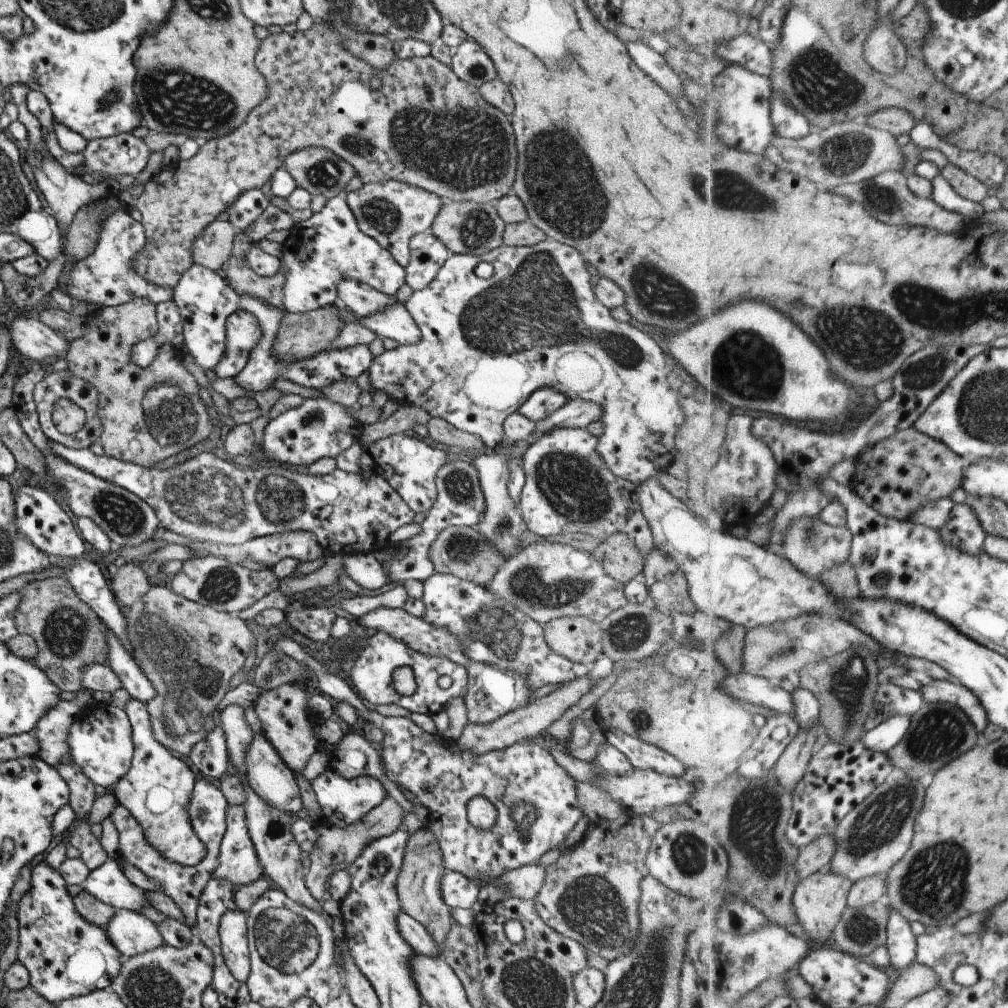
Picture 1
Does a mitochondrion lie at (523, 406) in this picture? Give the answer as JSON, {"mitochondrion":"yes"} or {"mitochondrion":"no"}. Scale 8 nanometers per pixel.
{"mitochondrion":"no"}

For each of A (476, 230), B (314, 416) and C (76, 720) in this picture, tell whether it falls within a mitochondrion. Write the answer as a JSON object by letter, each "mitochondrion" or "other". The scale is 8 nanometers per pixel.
{"A":"mitochondrion","B":"mitochondrion","C":"other"}

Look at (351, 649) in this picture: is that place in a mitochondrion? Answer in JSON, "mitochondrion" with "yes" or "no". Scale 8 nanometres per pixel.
{"mitochondrion":"no"}

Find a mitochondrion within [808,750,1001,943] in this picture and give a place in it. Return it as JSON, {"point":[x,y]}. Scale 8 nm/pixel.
{"point":[934,884]}

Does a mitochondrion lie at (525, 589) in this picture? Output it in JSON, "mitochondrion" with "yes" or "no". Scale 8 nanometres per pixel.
{"mitochondrion":"yes"}

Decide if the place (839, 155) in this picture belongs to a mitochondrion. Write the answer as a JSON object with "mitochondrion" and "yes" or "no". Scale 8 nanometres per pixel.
{"mitochondrion":"yes"}

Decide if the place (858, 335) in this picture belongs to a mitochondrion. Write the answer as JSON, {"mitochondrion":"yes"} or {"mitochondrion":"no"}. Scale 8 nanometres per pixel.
{"mitochondrion":"yes"}

